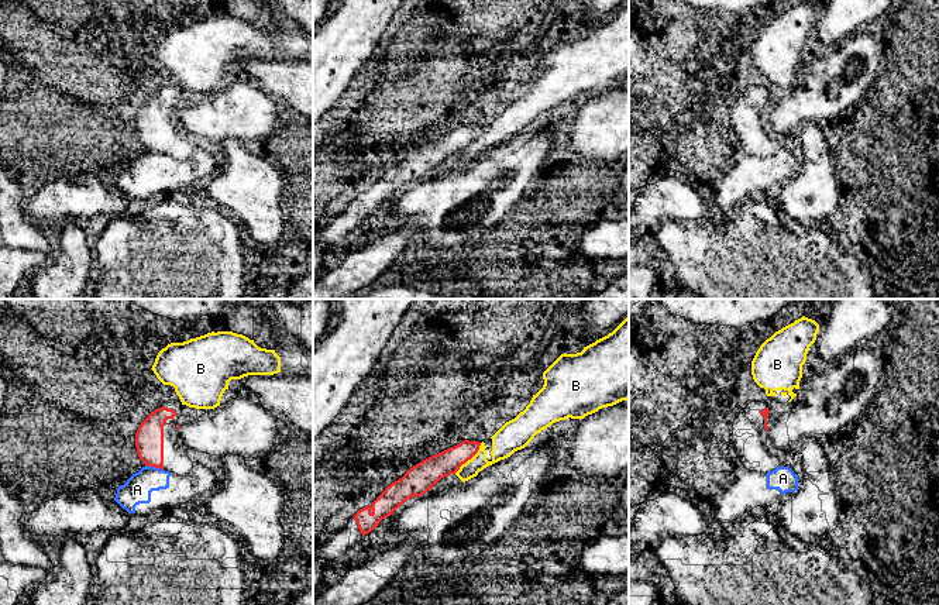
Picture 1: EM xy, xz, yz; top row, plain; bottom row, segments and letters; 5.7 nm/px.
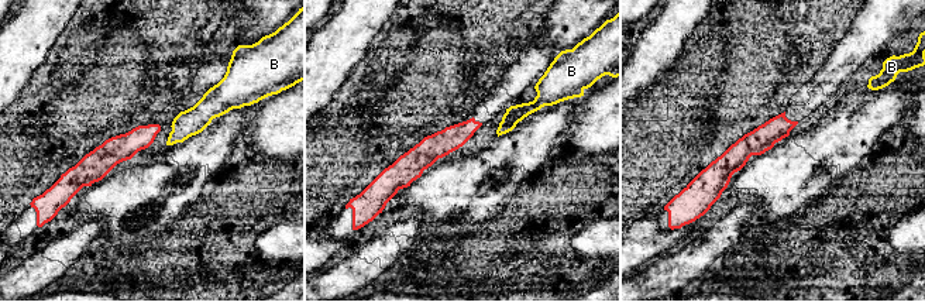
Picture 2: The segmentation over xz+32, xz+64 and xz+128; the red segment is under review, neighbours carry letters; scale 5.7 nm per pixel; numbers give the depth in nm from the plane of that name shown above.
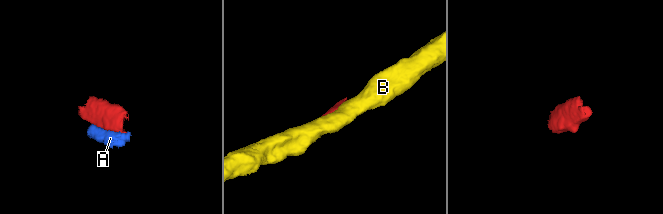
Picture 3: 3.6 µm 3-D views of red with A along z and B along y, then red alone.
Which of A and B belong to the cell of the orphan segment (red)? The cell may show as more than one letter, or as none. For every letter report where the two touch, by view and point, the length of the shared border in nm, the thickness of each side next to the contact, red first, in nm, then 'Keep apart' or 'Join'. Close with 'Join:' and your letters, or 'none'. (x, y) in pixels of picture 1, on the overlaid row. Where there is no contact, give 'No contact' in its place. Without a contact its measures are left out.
A: Touches red at xy (154, 466). Shared border 110 nm. Thickness 160 nm (red) against 160 nm. Keep apart
B: Touches red at xz (470, 459). Shared border 240 nm. Thickness 150 nm (red) against 160 nm. Keep apart
Join: none

